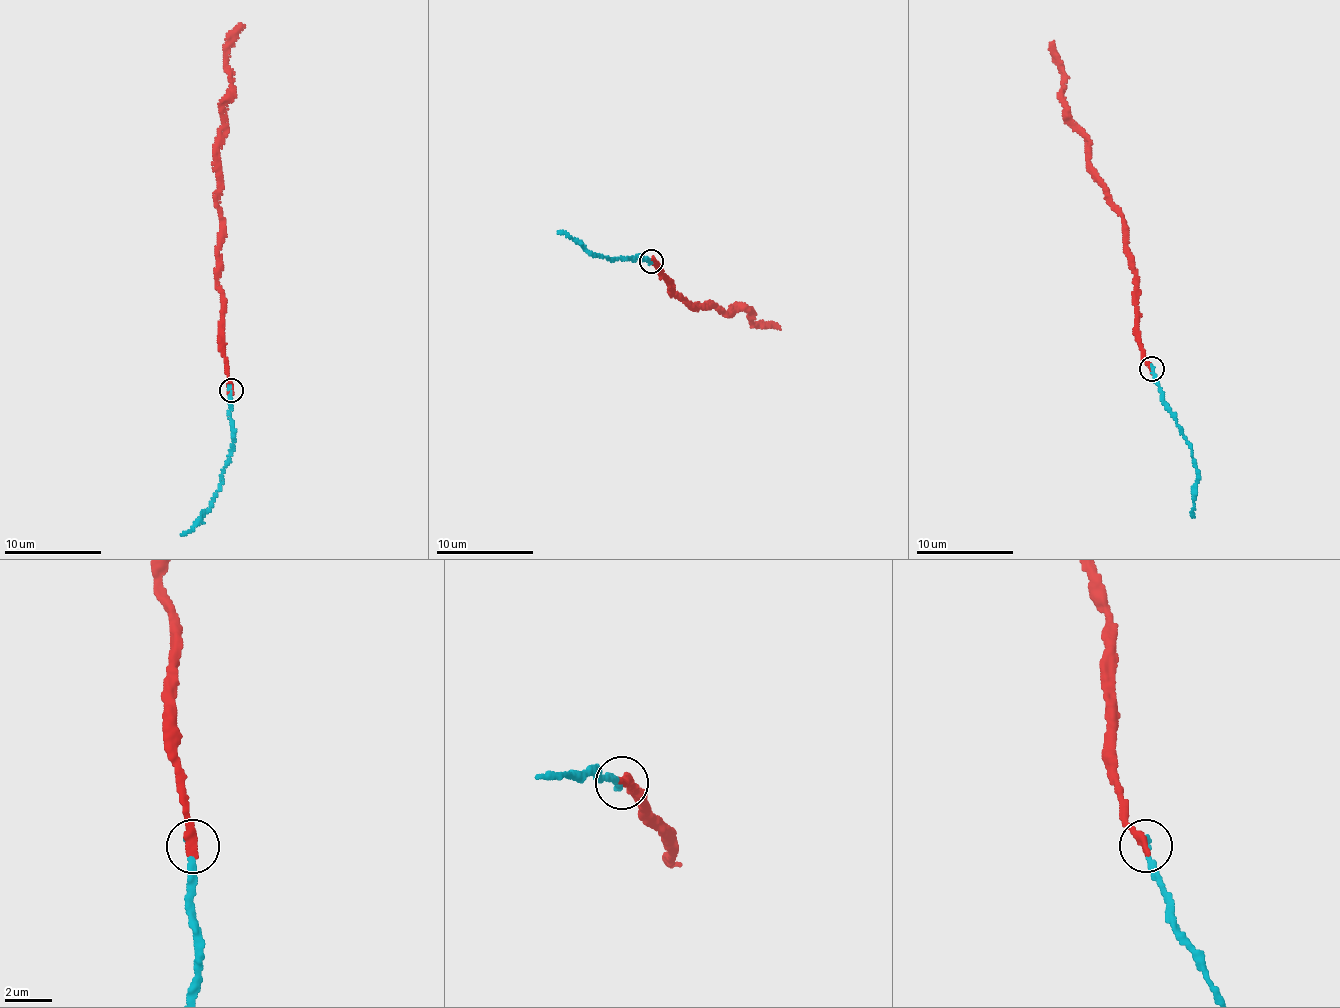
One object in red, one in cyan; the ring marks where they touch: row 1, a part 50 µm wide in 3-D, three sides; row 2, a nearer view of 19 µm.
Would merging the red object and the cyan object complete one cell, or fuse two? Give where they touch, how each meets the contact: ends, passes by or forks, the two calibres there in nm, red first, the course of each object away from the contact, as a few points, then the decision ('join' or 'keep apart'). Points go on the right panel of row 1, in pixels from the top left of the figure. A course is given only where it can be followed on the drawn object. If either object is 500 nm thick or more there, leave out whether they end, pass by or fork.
(1151, 369) | red ends | cyan ends | 440/280 nm | red via (1151, 368), (1138, 331), (1136, 273), (1123, 215), (1091, 167), (1082, 132), (1068, 113), (1063, 66), (1050, 42) | cyan via (1153, 368), (1153, 381), (1166, 409), (1191, 447), (1196, 492), (1192, 517) | join

